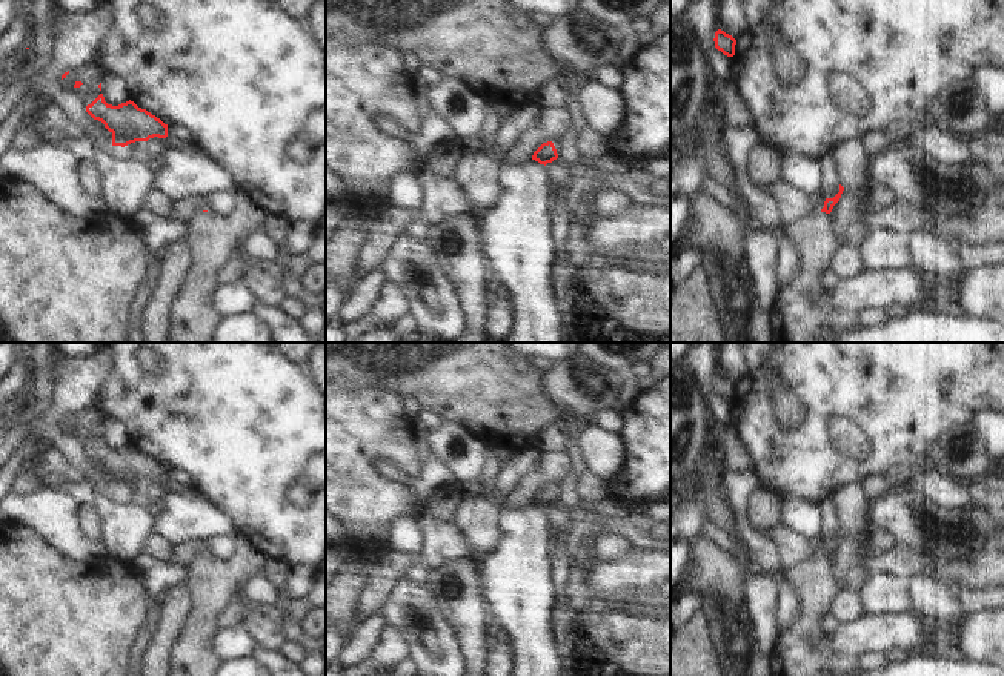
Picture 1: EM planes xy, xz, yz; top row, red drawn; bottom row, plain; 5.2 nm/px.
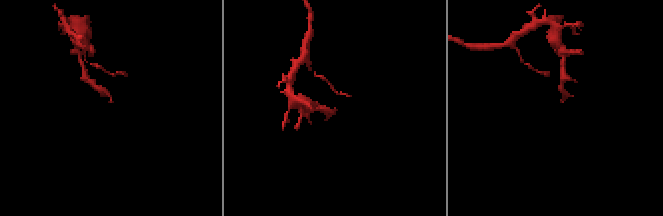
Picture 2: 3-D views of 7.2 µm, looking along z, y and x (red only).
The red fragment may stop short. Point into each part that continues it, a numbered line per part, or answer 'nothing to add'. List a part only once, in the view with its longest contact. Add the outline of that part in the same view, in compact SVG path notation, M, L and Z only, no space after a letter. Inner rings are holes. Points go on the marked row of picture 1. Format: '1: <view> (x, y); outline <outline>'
1: yz (795, 318); outline M810 212L784 227L800 255L793 280L780 289L772 316L772 343L823 343L826 332L838 333L859 326L858 313L823 310L815 297L823 290L819 277L832 257L847 246L843 227L830 214Z

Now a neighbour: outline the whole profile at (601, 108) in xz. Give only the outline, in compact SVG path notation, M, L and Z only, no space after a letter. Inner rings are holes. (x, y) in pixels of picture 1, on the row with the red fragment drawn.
M592 77L581 78L578 106L586 126L604 137L621 126L623 100L620 92L598 84Z

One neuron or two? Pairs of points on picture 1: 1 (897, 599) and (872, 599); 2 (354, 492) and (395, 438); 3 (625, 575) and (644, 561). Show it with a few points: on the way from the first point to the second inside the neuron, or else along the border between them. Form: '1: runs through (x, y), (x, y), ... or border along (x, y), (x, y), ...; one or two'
1: runs through (890, 599), (878, 599); one
2: runs through (354, 477), (354, 470), (380, 444); one
3: runs through (629, 570), (640, 566); one

